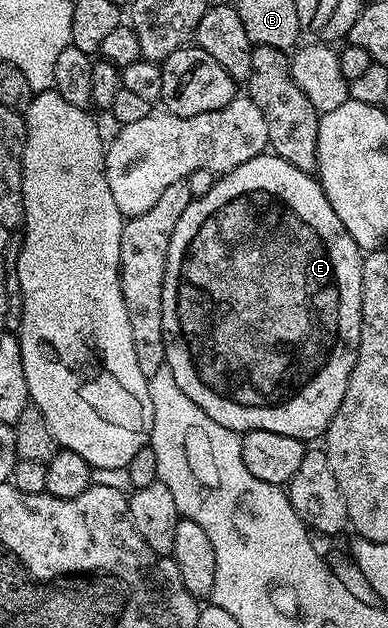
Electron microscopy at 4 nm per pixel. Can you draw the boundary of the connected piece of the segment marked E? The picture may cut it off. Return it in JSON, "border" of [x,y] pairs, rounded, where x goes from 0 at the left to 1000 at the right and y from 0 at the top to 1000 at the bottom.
{"border":[[[680,244],[611,263],[611,269],[567,277],[539,307],[495,315],[487,333],[466,339],[456,365],[446,365],[446,384],[436,384],[436,409],[425,422],[425,454],[415,473],[420,529],[430,551],[428,584],[446,594],[446,607],[466,613],[466,626],[487,632],[549,670],[580,677],[593,686],[691,686],[735,696],[799,702],[835,691],[858,670],[858,658],[889,632],[899,600],[915,586],[930,537],[930,473],[936,471],[936,416],[930,396],[899,377],[879,358],[879,346],[848,326],[809,277],[745,263],[724,248]]]}

